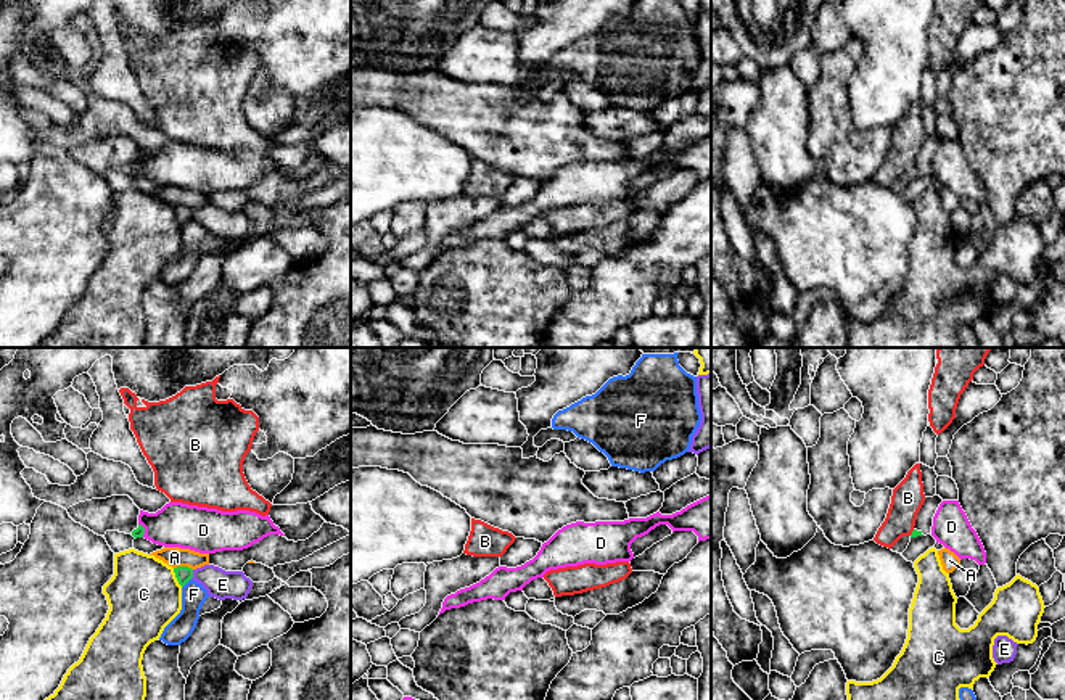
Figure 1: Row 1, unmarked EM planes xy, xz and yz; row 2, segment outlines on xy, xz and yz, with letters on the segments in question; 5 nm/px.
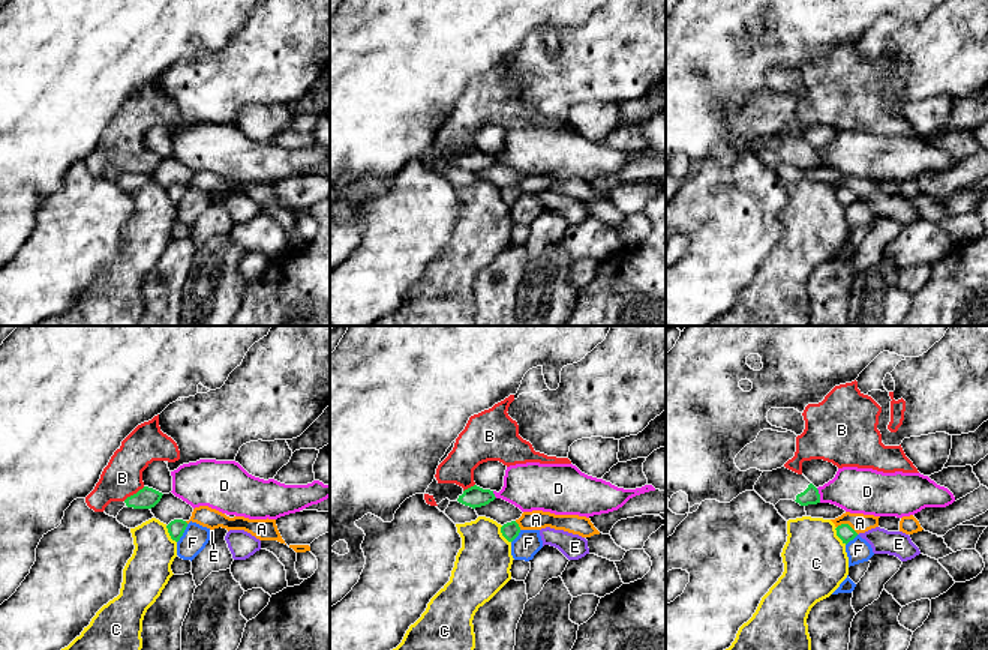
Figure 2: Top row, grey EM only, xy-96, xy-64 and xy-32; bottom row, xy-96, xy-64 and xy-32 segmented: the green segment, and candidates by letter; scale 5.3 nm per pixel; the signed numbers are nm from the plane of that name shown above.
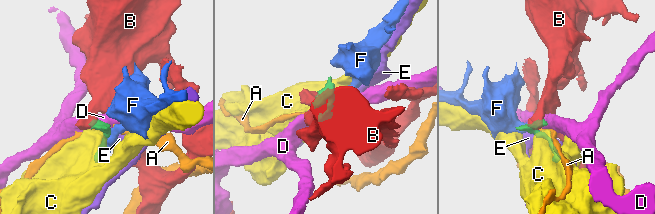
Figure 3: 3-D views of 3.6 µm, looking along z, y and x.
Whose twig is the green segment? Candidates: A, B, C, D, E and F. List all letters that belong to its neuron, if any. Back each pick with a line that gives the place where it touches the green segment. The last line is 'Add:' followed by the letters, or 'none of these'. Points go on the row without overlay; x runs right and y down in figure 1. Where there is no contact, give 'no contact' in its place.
Add: none of these

